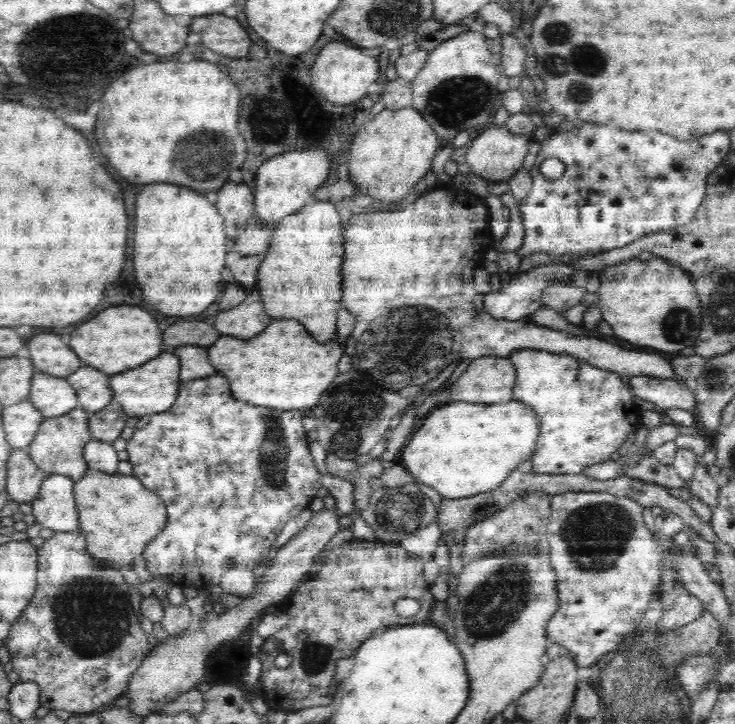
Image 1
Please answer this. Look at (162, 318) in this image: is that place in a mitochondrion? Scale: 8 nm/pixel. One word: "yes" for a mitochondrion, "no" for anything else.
no

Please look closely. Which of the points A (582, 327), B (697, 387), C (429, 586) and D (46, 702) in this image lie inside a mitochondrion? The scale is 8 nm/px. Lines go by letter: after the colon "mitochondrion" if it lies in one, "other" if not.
A: other
B: other
C: other
D: other

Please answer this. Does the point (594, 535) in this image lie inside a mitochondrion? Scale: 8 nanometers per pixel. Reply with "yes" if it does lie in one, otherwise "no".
yes

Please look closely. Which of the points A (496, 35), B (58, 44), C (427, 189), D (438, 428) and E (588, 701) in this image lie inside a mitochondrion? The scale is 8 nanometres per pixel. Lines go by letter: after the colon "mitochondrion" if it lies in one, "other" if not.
A: other
B: mitochondrion
C: other
D: other
E: mitochondrion

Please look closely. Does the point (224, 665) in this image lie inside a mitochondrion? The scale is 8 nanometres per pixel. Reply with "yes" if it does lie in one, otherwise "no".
yes

